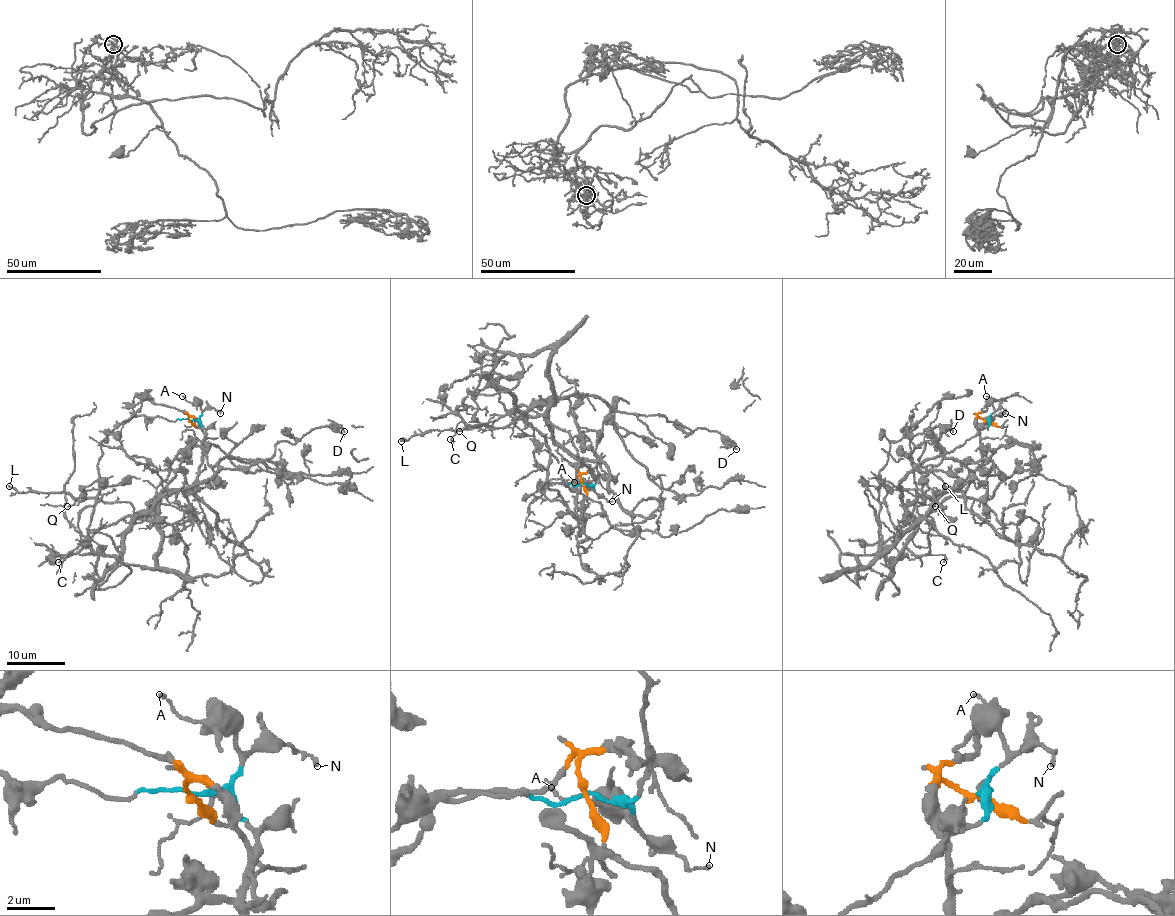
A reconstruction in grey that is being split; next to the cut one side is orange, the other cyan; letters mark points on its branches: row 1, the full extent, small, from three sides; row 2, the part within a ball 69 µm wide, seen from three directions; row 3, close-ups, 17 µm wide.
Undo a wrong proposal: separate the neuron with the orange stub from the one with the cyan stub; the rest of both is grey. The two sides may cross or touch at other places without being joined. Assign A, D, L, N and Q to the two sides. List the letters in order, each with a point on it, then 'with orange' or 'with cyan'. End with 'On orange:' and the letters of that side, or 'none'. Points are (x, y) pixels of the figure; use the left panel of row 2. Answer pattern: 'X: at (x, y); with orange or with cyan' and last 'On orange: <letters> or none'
A: at (182, 396); with cyan
D: at (344, 431); with cyan
L: at (9, 486); with orange
N: at (220, 413); with cyan
Q: at (67, 506); with orange
On orange: L, Q

